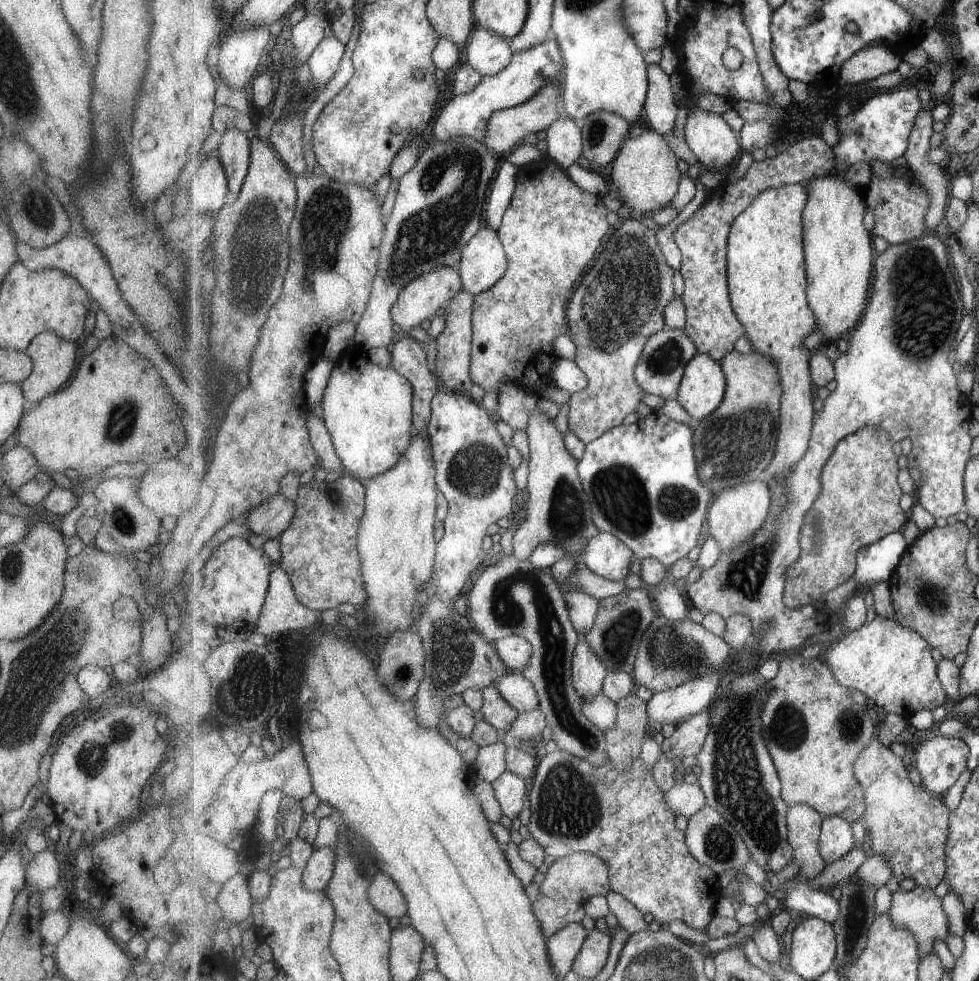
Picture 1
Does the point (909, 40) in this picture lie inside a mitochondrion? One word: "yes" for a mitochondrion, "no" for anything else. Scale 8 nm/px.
no

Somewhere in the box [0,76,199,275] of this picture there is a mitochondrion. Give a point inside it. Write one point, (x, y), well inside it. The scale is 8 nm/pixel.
(39, 214)

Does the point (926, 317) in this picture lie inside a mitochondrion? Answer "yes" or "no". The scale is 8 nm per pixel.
yes

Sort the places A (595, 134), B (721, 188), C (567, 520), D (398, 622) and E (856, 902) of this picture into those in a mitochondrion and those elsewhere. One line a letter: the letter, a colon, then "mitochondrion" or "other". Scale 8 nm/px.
A: mitochondrion
B: other
C: mitochondrion
D: other
E: mitochondrion

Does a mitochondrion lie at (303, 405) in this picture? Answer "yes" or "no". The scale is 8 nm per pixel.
no

